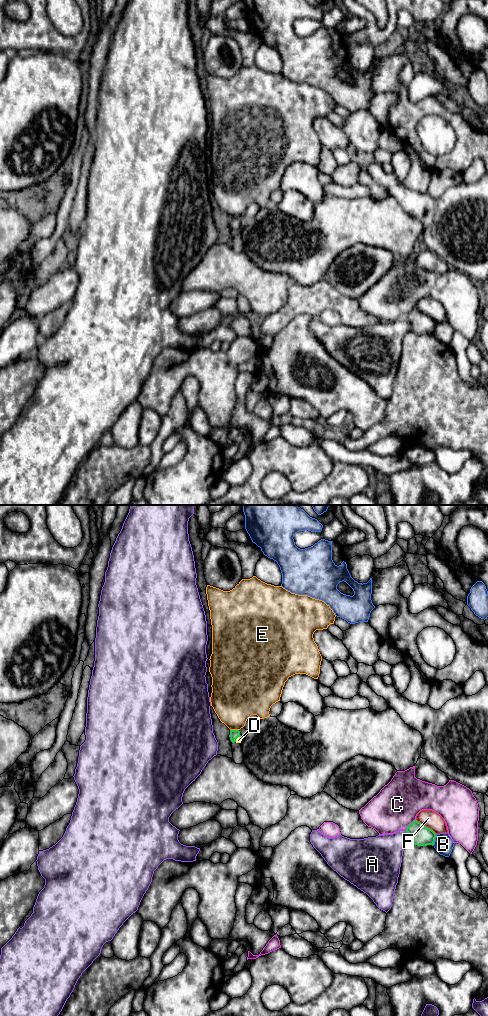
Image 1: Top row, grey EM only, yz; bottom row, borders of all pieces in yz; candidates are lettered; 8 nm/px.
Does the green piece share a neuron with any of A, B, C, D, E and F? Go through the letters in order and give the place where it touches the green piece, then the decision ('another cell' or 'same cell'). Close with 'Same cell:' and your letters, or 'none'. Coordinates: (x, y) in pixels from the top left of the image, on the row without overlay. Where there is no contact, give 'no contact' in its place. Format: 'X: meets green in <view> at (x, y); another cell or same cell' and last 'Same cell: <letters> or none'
A: meets green in yz at (410, 324); another cell
B: meets green in yz at (434, 328); another cell
C: meets green in yz at (409, 312); another cell
D: meets green in yz at (237, 225); same cell
E: meets green in yz at (234, 218); another cell
F: meets green in yz at (425, 314); another cell
Same cell: D

